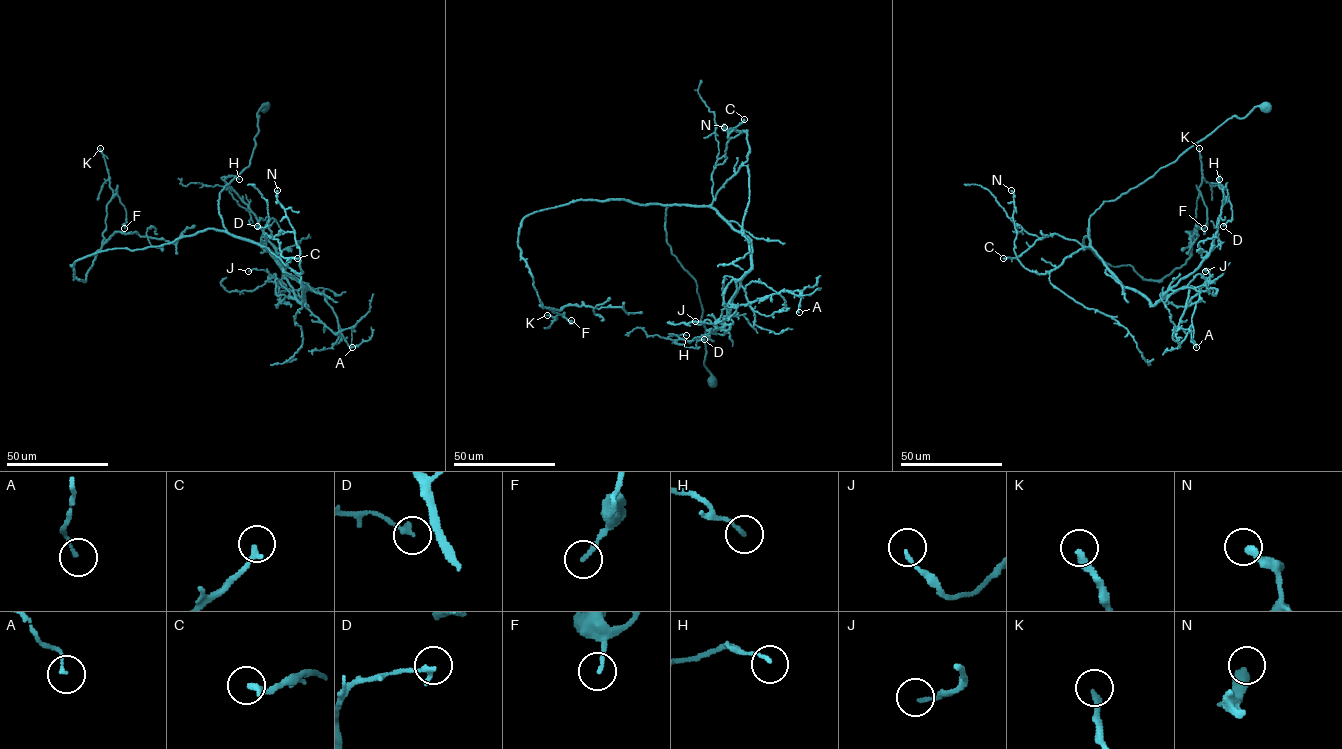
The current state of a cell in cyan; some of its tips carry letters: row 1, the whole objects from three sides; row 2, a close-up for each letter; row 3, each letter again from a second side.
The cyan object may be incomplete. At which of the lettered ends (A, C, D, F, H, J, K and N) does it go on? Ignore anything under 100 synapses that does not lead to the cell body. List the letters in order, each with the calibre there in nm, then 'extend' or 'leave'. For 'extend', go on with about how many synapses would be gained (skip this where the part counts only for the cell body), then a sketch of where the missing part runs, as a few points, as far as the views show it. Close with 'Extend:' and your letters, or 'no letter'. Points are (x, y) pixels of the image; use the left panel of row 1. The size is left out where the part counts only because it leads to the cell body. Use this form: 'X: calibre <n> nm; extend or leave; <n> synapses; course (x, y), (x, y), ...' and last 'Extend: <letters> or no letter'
A: calibre 130 nm; leave
C: calibre 220 nm; leave
D: calibre 240 nm; leave
F: calibre 160 nm; leave
H: calibre 130 nm; leave
J: calibre 130 nm; leave
K: calibre 240 nm; leave
N: calibre 320 nm; leave
Extend: no letter

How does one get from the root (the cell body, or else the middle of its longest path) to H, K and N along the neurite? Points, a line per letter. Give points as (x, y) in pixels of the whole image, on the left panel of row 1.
H: (264, 106), (250, 164), (220, 192), (219, 211), (304, 287), (303, 305), (225, 181), (239, 179)
K: (264, 106), (249, 166), (220, 192), (226, 231), (94, 252), (71, 265), (83, 281), (113, 194), (100, 148)
N: (264, 106), (250, 164), (220, 192), (219, 214), (228, 232), (267, 247), (300, 274), (300, 247), (277, 190)

